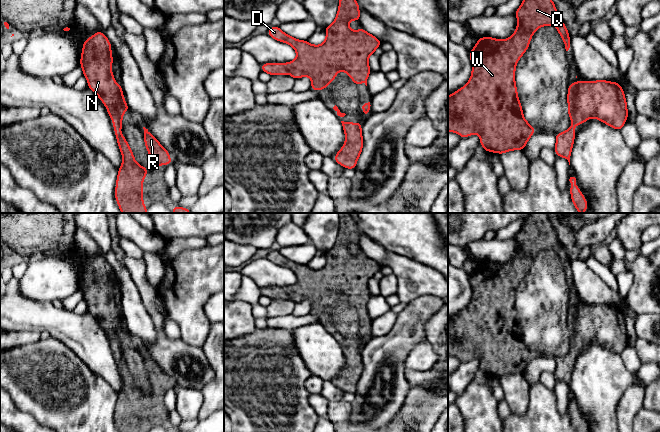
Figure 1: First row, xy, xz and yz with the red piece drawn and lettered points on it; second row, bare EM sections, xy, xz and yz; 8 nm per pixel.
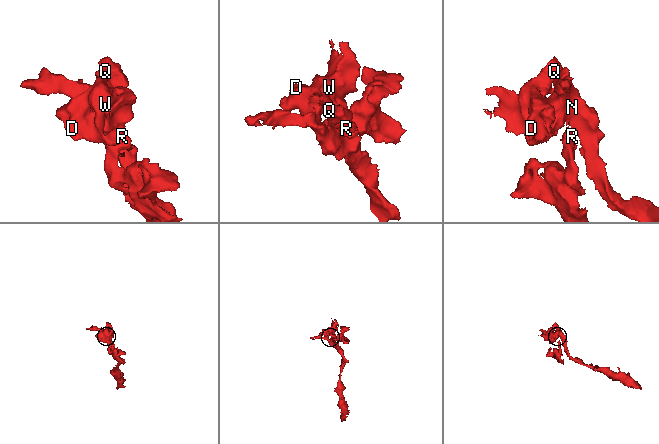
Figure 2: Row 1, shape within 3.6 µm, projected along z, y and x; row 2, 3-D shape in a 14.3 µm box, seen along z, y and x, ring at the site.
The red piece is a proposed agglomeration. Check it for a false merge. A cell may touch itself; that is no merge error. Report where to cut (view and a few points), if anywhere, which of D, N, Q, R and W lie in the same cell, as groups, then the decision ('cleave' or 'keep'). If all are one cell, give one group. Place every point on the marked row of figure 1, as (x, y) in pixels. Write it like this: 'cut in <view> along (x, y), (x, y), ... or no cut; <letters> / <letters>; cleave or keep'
no cut; D N Q R W; keep

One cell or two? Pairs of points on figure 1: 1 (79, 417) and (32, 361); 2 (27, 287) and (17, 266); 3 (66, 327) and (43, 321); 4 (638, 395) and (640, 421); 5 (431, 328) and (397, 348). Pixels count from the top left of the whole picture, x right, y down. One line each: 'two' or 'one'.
1: one
2: two
3: one
4: two
5: two

